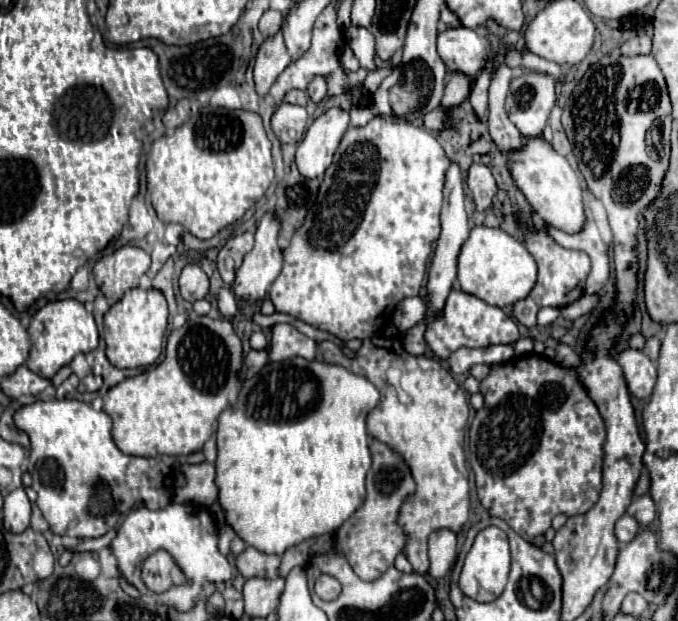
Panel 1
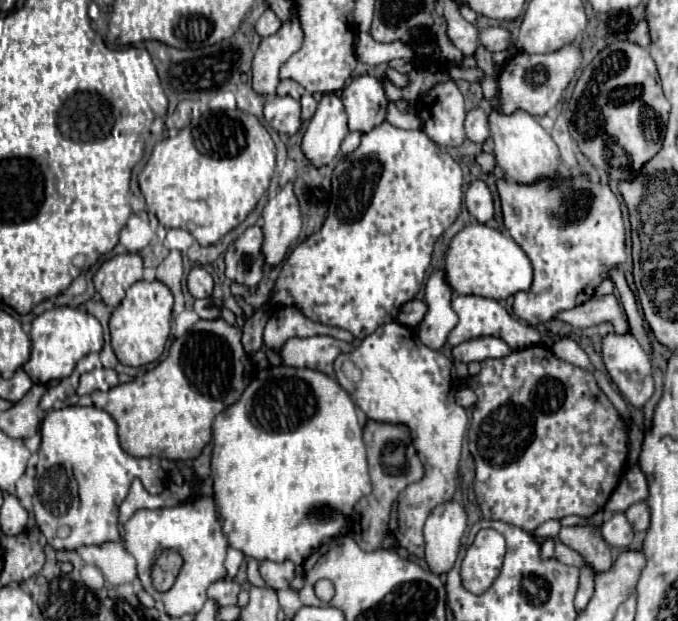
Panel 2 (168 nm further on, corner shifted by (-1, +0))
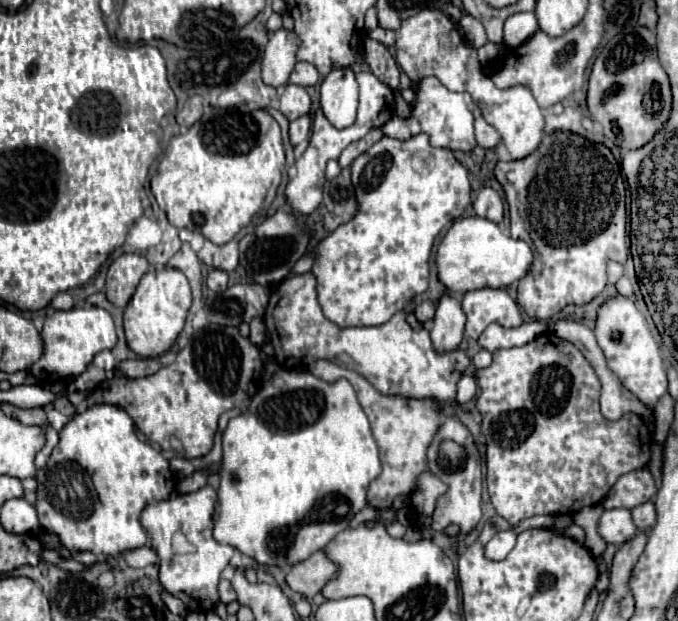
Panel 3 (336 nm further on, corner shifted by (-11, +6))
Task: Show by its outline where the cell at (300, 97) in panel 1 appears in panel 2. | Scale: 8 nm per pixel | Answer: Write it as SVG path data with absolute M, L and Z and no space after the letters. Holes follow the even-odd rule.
M281 80L277 86L277 96L291 96L295 100L301 100L303 94L305 94L305 90L301 88L301 84L297 84L293 80Z

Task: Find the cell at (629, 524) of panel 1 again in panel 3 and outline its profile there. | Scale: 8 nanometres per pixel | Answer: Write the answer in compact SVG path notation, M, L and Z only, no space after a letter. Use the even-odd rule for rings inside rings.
M625 508L605 510L599 518L597 532L607 544L623 544L637 534L635 524L631 520L631 512Z

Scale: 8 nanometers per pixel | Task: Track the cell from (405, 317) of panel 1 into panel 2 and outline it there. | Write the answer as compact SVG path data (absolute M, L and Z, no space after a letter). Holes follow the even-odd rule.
M411 300L409 304L405 304L401 308L401 312L397 316L397 322L405 324L409 328L415 328L423 320L425 312L427 312L427 304L423 300Z

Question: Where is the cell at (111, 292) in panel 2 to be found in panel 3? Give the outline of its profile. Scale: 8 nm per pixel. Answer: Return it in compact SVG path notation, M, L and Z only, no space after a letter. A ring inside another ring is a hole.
M123 254L107 270L105 294L111 304L125 308L131 300L141 276L147 272L149 262L141 254Z

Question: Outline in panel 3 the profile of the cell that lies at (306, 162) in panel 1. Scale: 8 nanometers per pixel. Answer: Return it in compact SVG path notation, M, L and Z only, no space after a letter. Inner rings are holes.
M333 68L321 82L321 108L325 118L339 128L355 122L357 82L351 68Z

